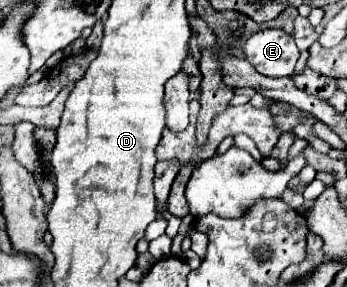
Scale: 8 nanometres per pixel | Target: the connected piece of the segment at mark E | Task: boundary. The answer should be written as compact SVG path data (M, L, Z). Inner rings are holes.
M264 29L254 33L244 43L246 61L268 77L294 75L294 65L300 57L300 51L294 43L294 37L282 29Z

